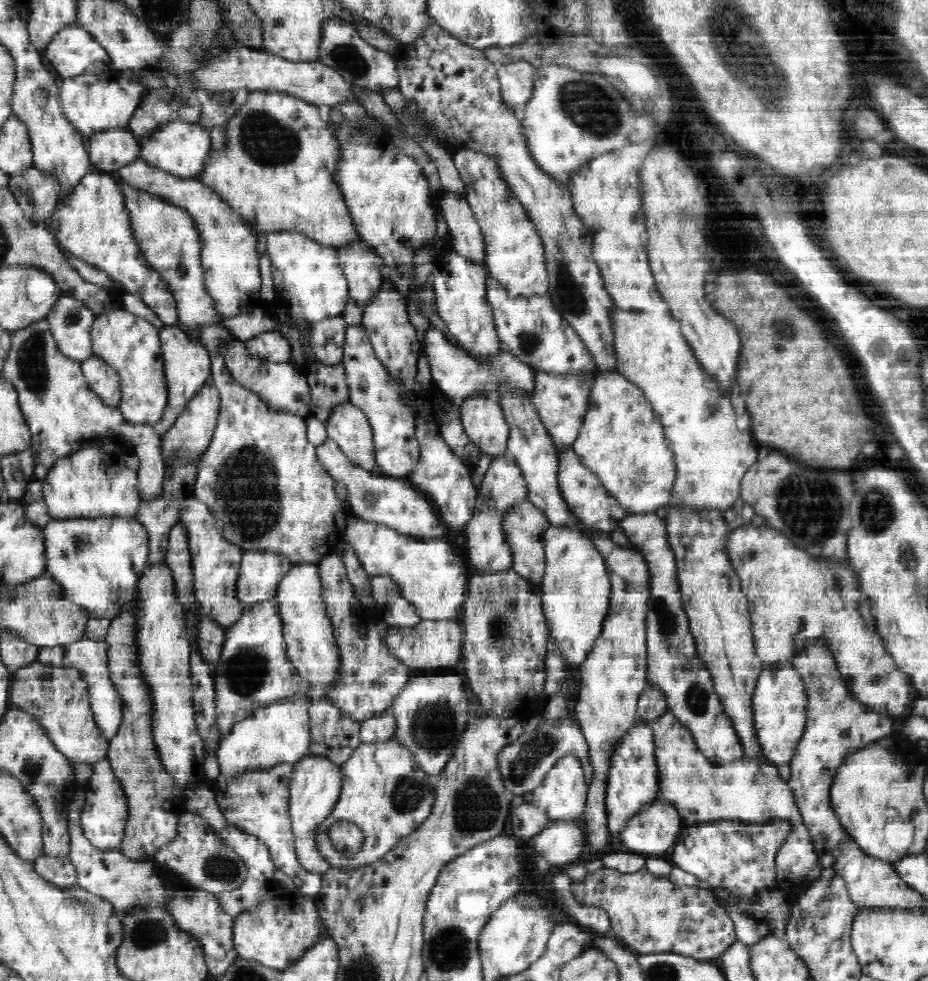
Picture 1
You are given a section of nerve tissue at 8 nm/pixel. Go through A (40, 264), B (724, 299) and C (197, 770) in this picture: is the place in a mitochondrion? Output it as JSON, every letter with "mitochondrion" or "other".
{"A":"other","B":"other","C":"other"}

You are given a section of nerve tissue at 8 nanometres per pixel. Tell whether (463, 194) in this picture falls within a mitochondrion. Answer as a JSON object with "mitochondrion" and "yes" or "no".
{"mitochondrion":"no"}

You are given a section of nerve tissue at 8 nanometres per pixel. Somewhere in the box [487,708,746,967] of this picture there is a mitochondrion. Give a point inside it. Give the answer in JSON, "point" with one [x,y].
{"point":[533,753]}

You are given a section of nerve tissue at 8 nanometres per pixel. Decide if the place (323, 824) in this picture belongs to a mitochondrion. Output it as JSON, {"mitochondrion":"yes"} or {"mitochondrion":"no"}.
{"mitochondrion":"no"}

